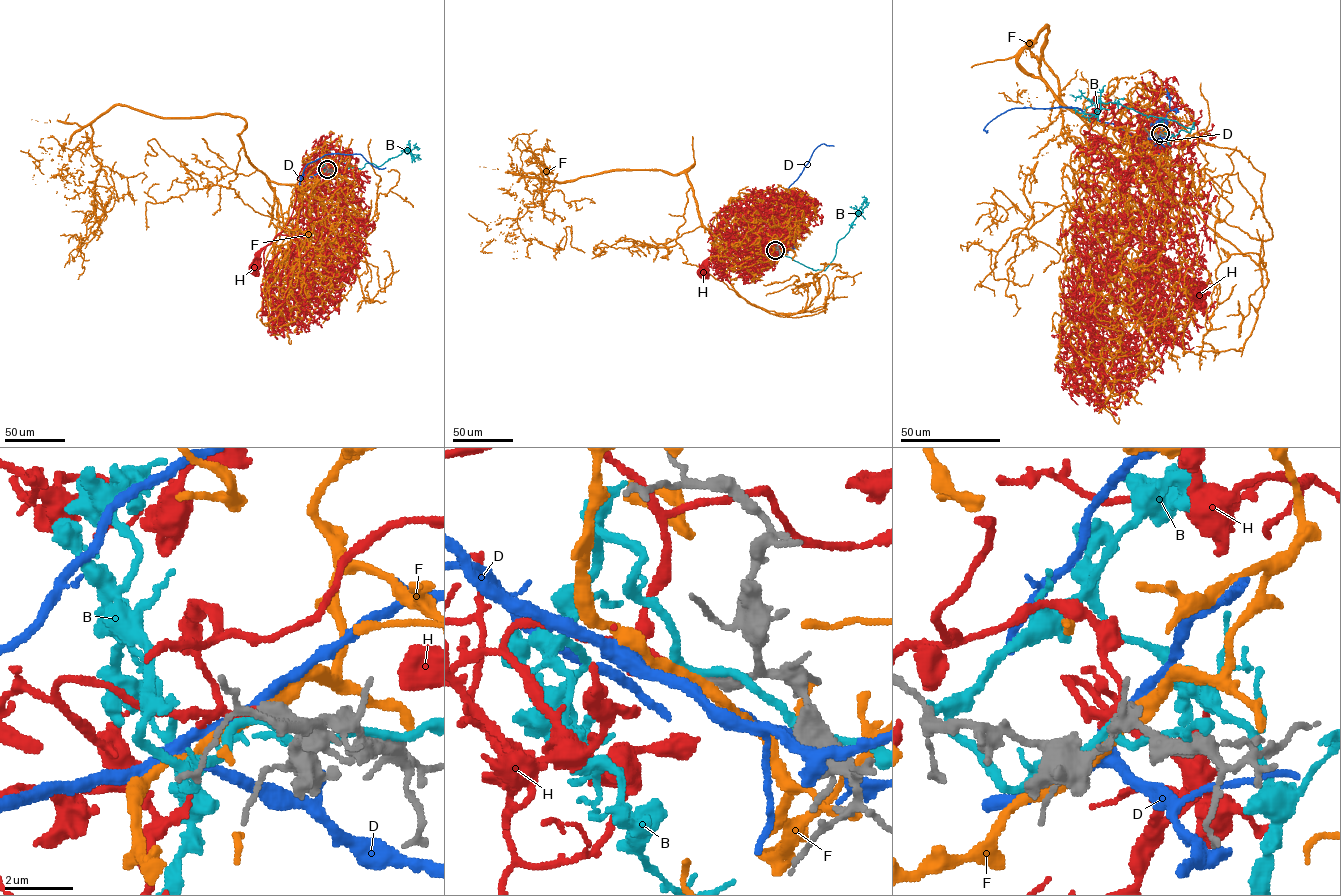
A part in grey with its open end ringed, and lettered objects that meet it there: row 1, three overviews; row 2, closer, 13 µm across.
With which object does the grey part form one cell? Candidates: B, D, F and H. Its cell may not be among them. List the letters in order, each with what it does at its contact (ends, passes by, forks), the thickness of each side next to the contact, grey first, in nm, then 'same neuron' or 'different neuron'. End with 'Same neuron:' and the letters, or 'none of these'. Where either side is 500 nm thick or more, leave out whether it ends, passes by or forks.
B: it passes by; calibres 480 and 240 nm; different neuron
D: it passes by; calibres 400 and 280 nm; different neuron
F: it passes by; calibres 460 and 400 nm; different neuron
H: it passes by; calibres 420 and 140 nm; same neuron
Same neuron: H

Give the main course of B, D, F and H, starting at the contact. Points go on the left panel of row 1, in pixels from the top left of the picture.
B: (328, 169), (362, 168), (367, 163), (380, 166), (403, 151), (411, 153), (417, 147), (414, 147)
D: (327, 169), (311, 176), (303, 175), (299, 184), (305, 167), (325, 154), (360, 154), (374, 166), (386, 167)
F: (328, 169), (329, 192), (277, 184), (240, 117), (116, 105), (91, 151), (118, 201), (82, 175), (66, 205)
H: (327, 169), (325, 165), (321, 170), (307, 170), (311, 166), (305, 170), (289, 222), (255, 257), (255, 266)

